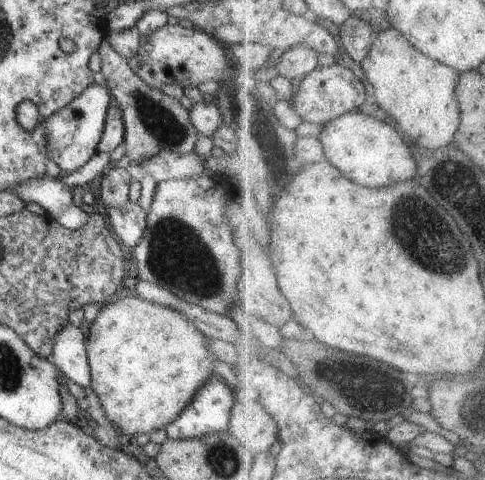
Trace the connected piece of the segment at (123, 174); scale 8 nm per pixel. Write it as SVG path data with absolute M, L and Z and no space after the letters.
M110 167L101 178L100 198L106 207L117 207L129 201L130 174L125 168Z

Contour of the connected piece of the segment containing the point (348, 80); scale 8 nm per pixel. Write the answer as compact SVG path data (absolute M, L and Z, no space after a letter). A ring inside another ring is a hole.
M339 60L330 66L320 65L300 81L293 101L304 121L326 126L331 120L347 112L364 110L366 98L368 92L364 80Z

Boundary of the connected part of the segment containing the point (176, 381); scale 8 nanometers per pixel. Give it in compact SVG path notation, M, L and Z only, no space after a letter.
M138 295L109 300L89 325L85 340L91 374L89 386L98 396L104 416L122 430L122 435L134 437L164 428L190 404L194 393L208 379L225 370L225 361L221 368L214 366L217 358L206 344L207 337L182 313L145 301Z

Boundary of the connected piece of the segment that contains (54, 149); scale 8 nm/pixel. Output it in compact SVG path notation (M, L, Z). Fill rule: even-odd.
M92 84L70 104L63 106L58 112L45 120L47 149L50 158L61 170L64 170L64 172L77 171L98 152L97 146L103 135L110 100L112 100L112 96L110 96L106 86Z

